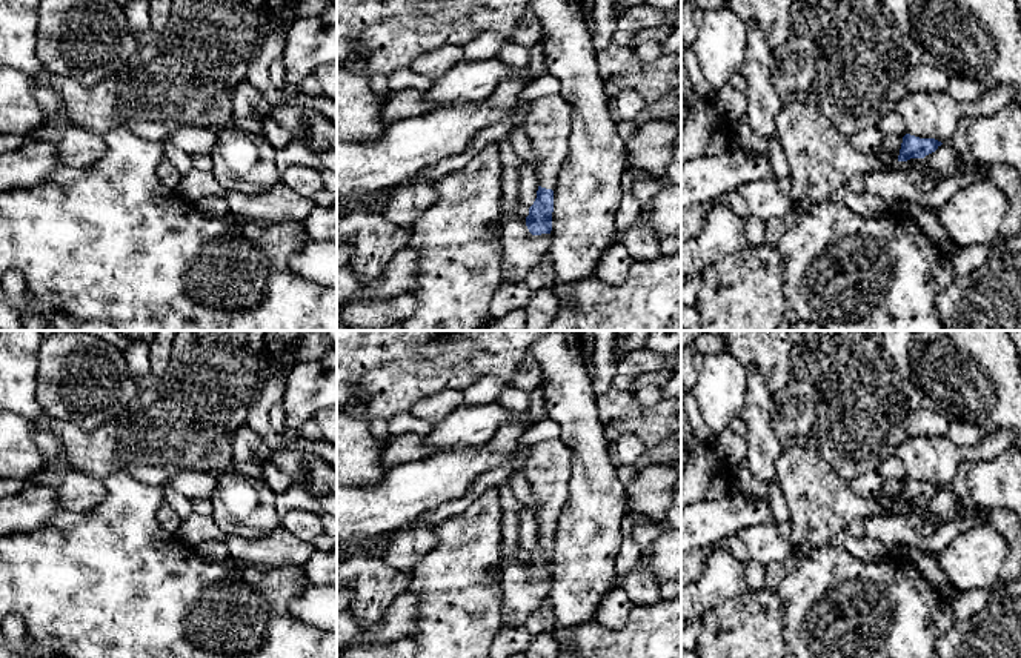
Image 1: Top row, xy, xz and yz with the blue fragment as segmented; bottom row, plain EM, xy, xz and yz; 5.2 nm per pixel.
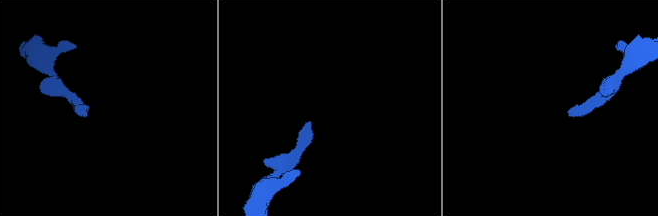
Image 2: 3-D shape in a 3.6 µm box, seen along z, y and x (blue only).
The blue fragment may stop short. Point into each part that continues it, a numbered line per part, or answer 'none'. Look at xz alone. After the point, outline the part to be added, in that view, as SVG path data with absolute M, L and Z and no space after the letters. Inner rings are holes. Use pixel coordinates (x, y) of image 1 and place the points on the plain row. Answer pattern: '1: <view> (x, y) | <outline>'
1: xz (548, 468) | M550 438L532 446L523 474L537 500L534 510L538 530L554 533L560 510L569 498L572 452L560 440Z

